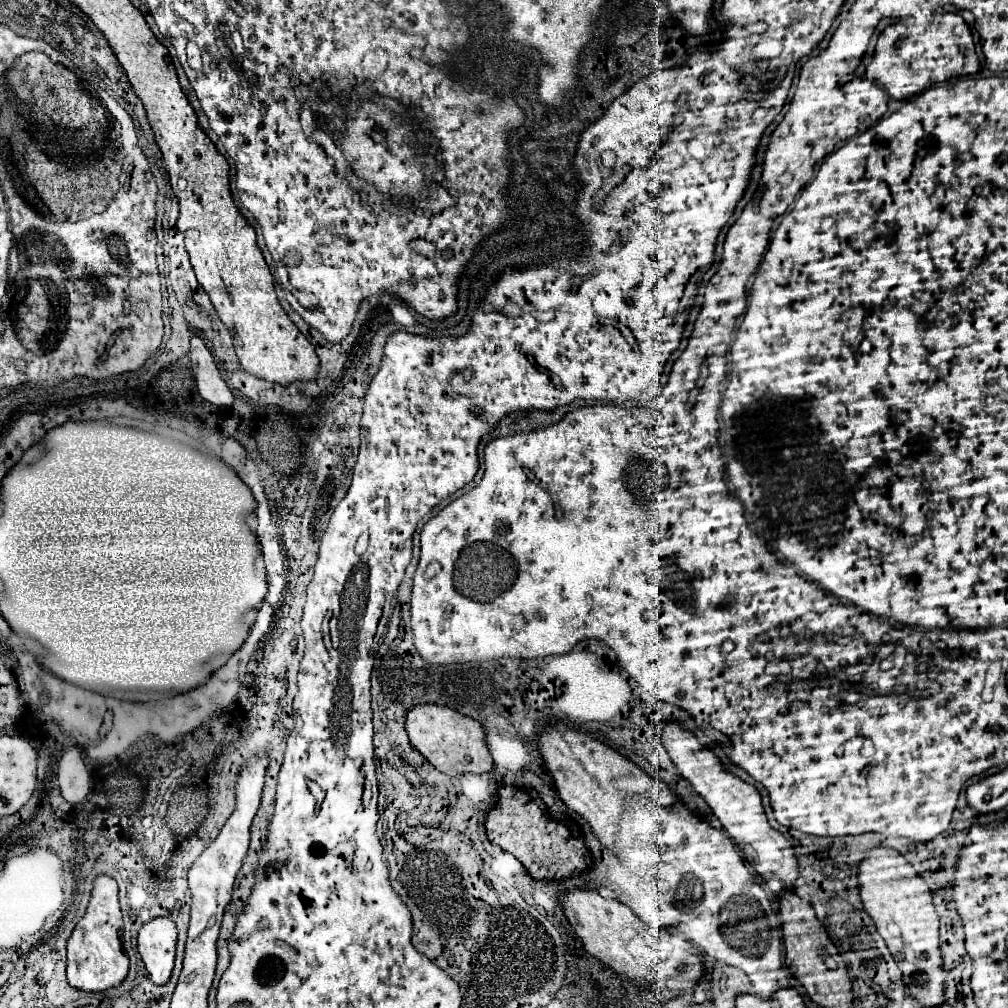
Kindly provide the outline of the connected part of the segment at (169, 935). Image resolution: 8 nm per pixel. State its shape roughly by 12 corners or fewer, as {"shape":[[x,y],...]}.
{"shape":[[153,918],[137,950],[155,984],[167,984],[175,962],[177,928]]}

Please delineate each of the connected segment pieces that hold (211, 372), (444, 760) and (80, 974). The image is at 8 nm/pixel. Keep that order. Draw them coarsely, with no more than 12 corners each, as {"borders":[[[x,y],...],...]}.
{"borders":[[[199,336],[191,366],[203,400],[231,406],[233,394]],[[445,706],[407,712],[411,744],[443,774],[493,770],[483,726]],[[99,874],[67,940],[67,980],[101,992],[129,958],[117,882]]]}

